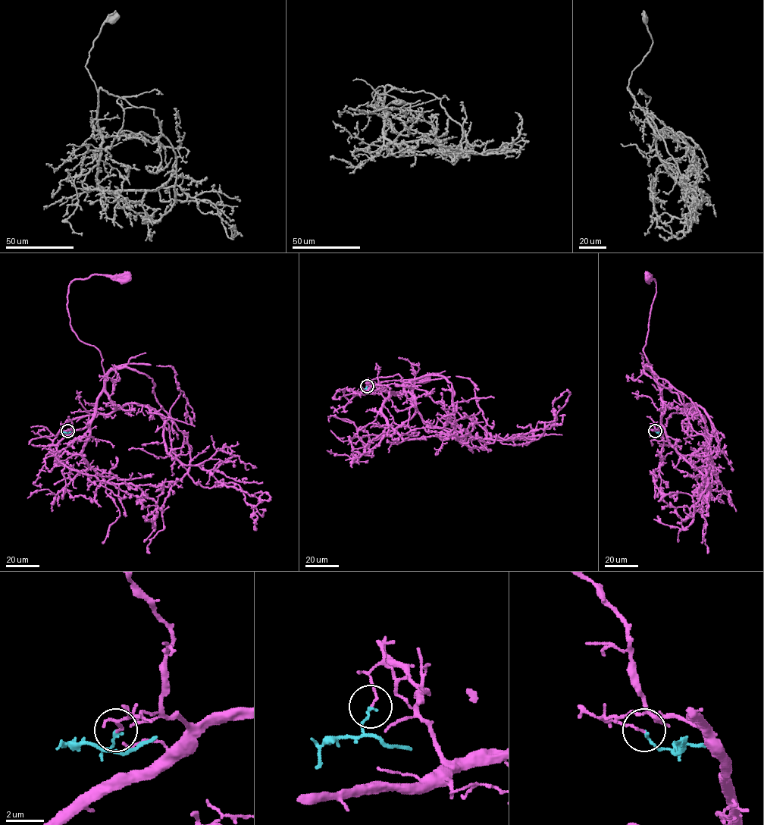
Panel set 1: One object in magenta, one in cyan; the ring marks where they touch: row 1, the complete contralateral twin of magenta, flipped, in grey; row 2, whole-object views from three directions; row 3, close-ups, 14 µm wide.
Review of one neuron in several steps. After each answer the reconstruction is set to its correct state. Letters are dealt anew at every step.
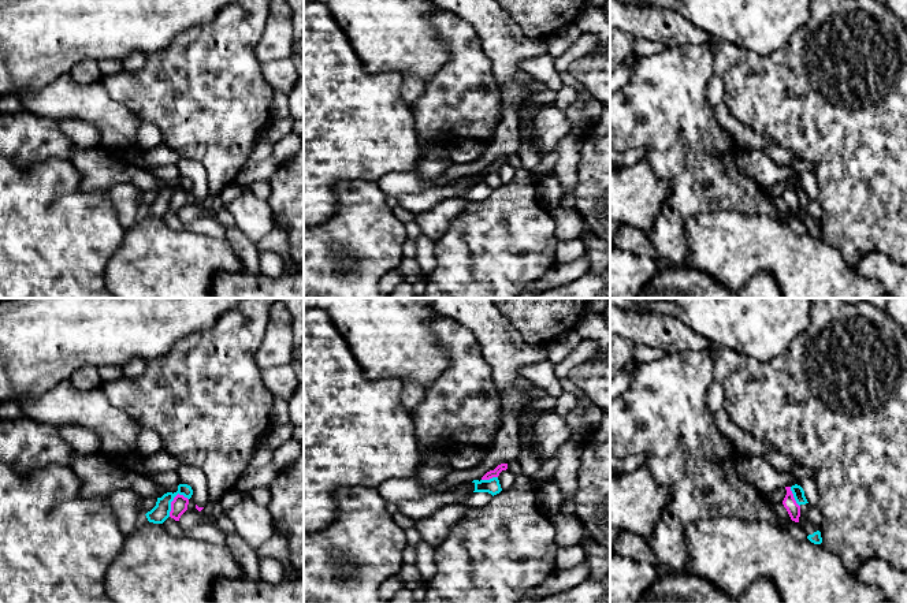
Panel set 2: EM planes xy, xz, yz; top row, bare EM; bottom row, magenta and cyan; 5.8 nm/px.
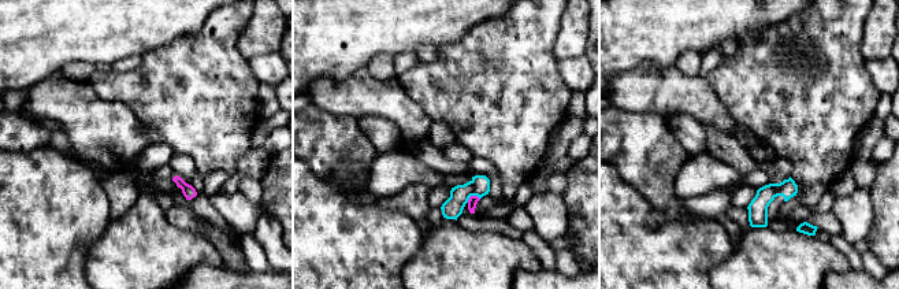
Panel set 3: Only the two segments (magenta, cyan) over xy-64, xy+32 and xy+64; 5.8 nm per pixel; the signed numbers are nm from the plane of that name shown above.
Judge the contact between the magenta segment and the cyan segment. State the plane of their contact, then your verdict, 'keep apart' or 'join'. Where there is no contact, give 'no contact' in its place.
xy | keep apart

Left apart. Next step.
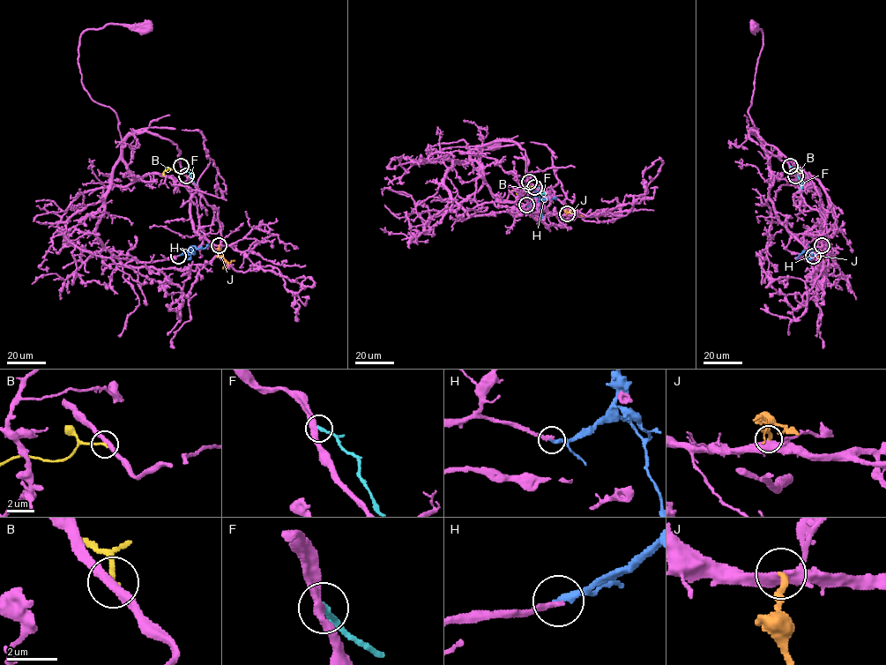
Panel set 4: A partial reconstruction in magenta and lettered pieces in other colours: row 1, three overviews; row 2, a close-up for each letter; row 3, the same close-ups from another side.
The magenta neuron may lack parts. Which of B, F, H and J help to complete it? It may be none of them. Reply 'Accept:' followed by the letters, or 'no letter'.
Accept: H, J

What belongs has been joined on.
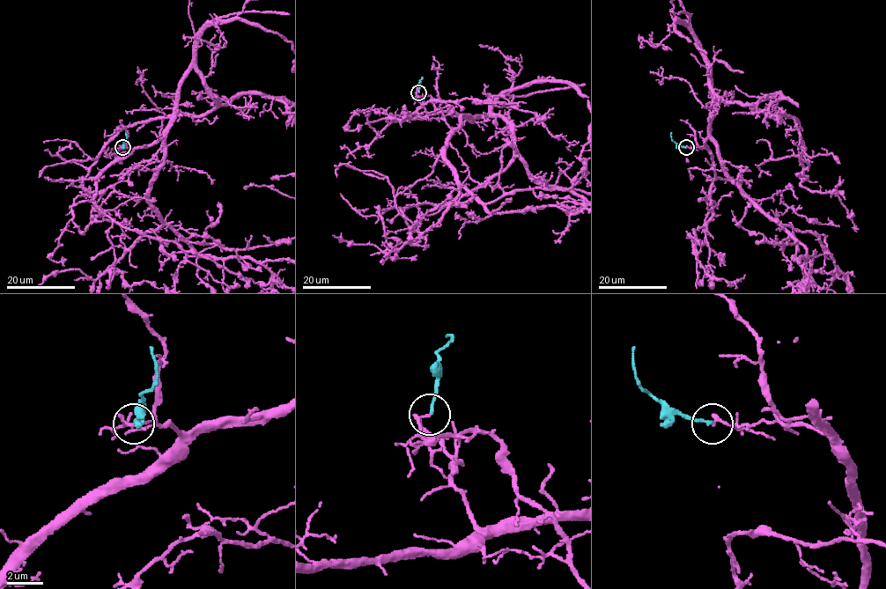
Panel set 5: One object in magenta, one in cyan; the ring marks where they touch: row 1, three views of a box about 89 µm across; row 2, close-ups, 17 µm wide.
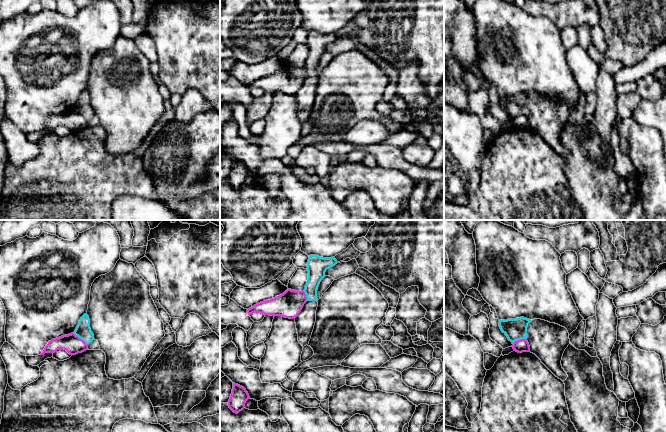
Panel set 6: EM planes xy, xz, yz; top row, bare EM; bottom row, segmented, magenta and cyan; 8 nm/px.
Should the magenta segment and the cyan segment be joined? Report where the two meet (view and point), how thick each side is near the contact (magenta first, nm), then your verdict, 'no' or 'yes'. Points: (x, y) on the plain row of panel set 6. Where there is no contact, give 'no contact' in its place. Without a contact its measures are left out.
contact xy (79, 114); calibres 150 and 120 nm; no

